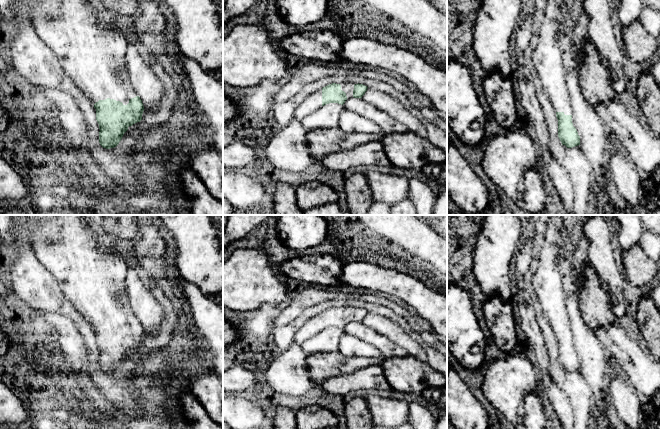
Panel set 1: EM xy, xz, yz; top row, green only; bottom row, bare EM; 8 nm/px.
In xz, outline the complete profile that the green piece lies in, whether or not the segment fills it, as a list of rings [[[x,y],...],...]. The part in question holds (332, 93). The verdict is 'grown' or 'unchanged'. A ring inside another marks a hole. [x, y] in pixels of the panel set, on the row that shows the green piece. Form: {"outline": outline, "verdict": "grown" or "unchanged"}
{"outline": [[[352,82],[332,83],[307,96],[294,110],[294,117],[301,121],[306,116],[329,103],[343,105],[348,98],[362,98],[367,86]]], "verdict": "grown"}

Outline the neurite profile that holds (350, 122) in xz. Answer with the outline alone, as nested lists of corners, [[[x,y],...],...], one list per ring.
[[[344,108],[344,110],[341,112],[339,116],[339,128],[346,133],[382,133],[381,128],[378,124],[346,108]]]

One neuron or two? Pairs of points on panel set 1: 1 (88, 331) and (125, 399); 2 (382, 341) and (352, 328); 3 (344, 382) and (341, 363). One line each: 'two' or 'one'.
1: one
2: one
3: two

